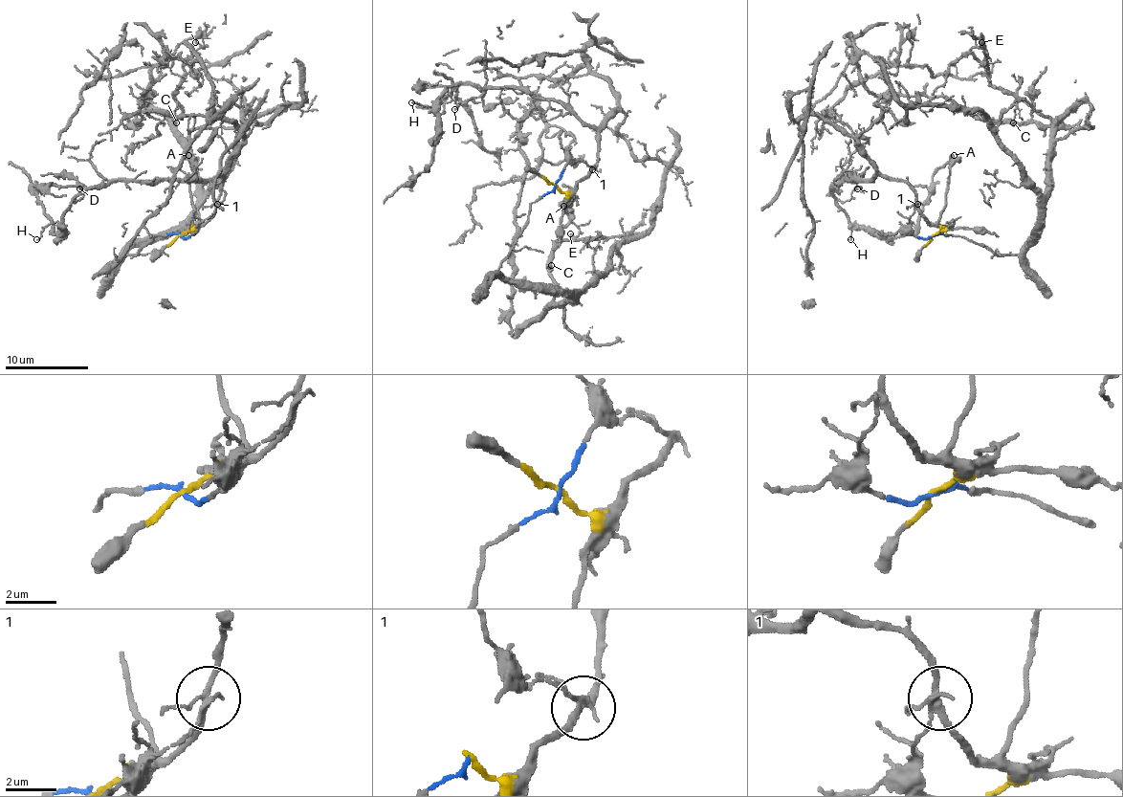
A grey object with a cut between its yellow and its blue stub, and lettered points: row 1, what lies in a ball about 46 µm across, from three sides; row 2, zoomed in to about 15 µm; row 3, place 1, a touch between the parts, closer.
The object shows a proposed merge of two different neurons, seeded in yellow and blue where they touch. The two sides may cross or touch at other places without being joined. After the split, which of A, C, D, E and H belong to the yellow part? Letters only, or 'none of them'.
A, D, H

